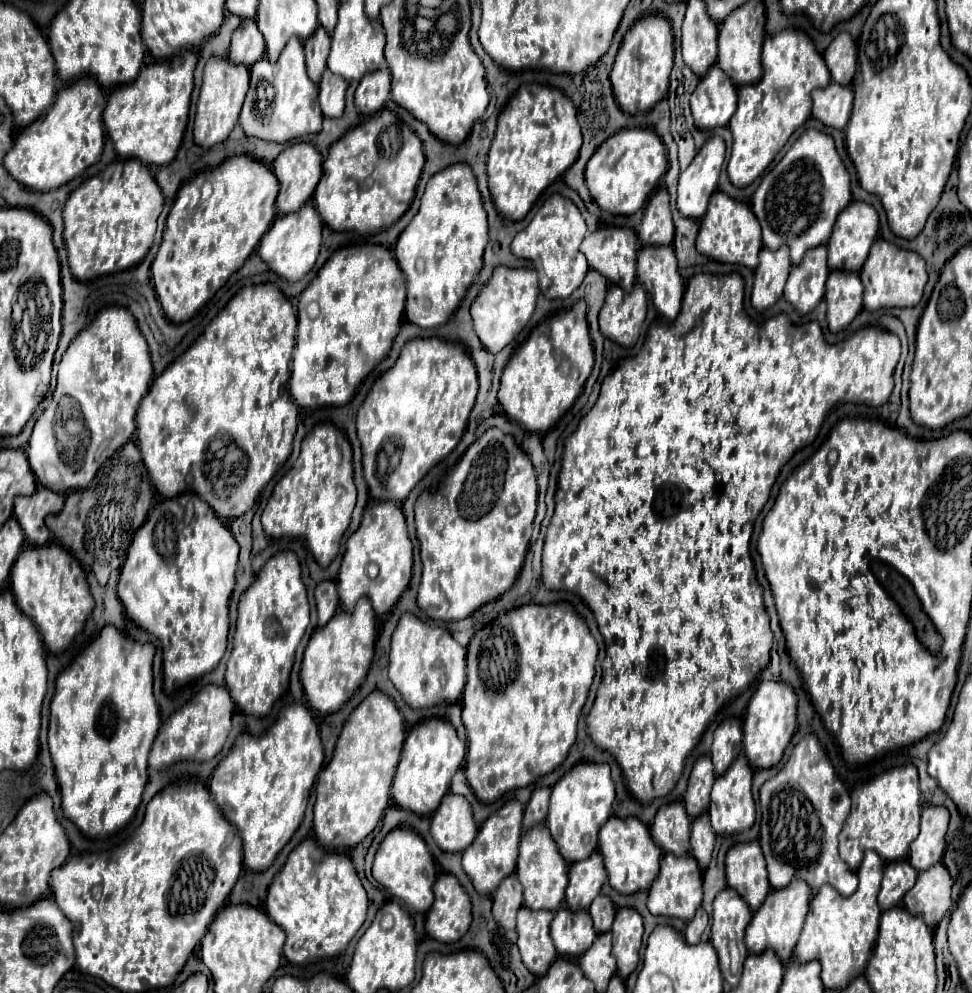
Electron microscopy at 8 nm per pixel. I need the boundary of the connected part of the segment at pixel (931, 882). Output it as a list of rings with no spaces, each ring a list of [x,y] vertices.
[[[942,863],[918,875],[916,885],[904,897],[904,907],[912,915],[922,915],[928,927],[936,927],[952,907],[952,877]]]

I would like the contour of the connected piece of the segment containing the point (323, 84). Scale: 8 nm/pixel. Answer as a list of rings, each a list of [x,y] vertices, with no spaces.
[[[324,71],[324,79],[320,81],[320,107],[326,117],[340,117],[344,113],[344,95],[346,95],[348,83],[334,75],[332,71]]]

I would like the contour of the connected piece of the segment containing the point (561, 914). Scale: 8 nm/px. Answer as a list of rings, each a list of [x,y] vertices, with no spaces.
[[[562,907],[552,921],[552,939],[560,957],[580,957],[596,939],[596,929],[588,911],[568,911]]]

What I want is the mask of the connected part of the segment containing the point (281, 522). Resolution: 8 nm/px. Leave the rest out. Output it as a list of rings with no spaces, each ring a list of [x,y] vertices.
[[[330,423],[316,425],[302,441],[302,453],[294,467],[276,483],[262,513],[264,533],[272,539],[304,539],[308,551],[320,567],[328,567],[338,553],[340,539],[350,527],[356,503],[352,479],[352,449],[346,437]]]

